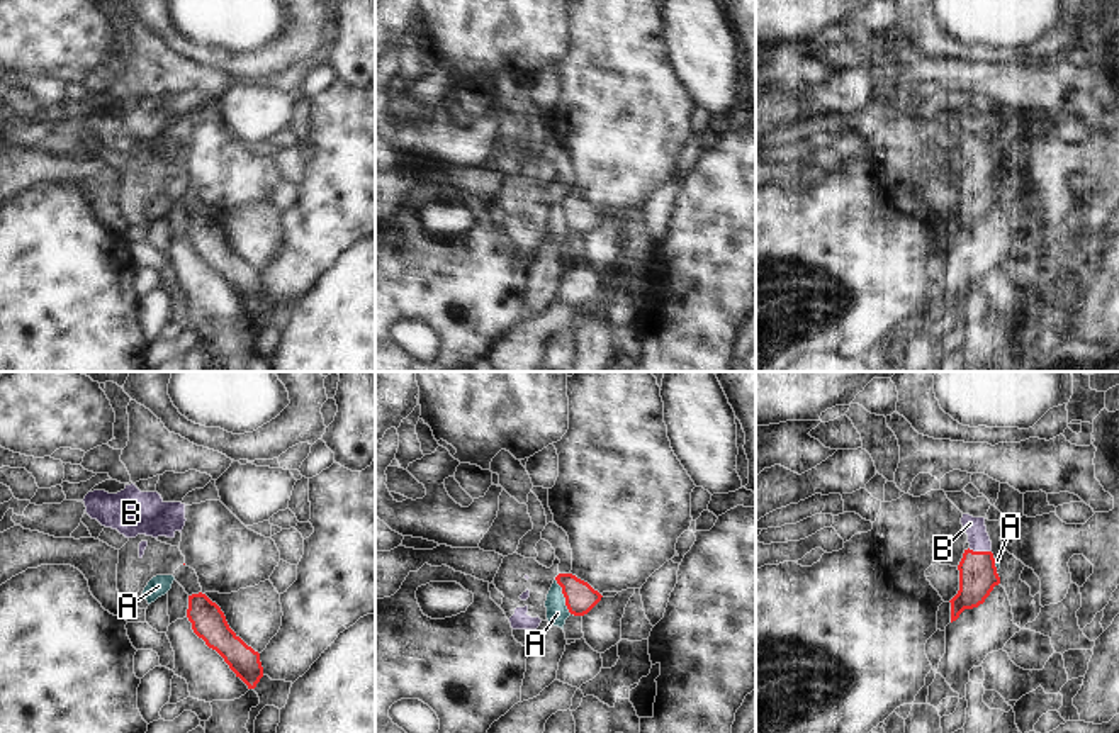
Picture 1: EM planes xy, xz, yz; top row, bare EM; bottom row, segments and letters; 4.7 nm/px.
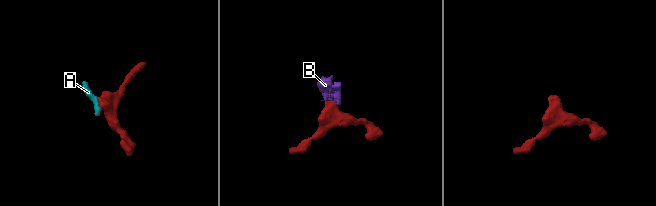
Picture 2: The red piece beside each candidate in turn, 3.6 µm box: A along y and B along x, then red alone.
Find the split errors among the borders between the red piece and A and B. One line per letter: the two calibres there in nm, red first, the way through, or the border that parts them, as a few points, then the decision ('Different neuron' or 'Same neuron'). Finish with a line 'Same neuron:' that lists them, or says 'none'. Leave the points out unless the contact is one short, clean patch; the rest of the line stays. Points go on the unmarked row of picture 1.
A: Thickness 150 nm (red) against 100 nm. Boundary: xz (556, 199), (564, 224), (571, 233). Different neuron
B: Thickness 180 nm (red) against 100 nm. Path across: yz (978, 195), (980, 172), (975, 148). Same neuron
Same neuron: B.

